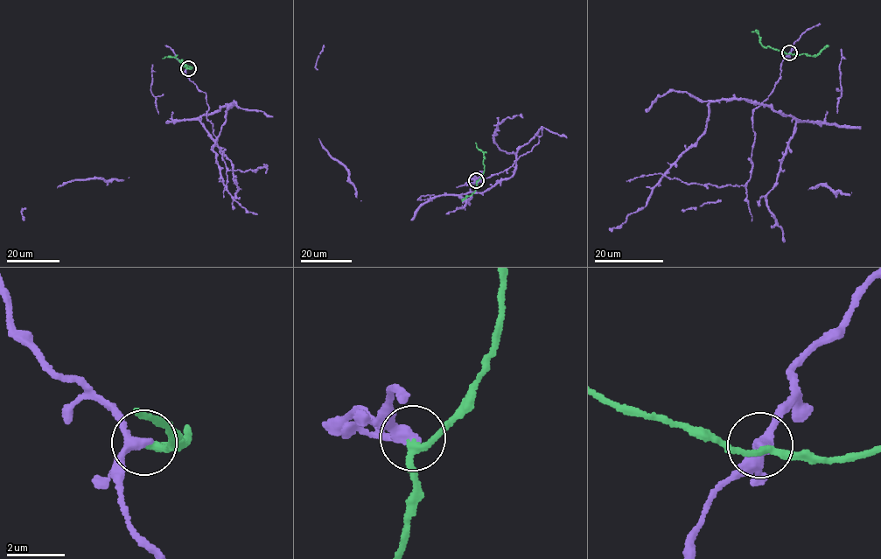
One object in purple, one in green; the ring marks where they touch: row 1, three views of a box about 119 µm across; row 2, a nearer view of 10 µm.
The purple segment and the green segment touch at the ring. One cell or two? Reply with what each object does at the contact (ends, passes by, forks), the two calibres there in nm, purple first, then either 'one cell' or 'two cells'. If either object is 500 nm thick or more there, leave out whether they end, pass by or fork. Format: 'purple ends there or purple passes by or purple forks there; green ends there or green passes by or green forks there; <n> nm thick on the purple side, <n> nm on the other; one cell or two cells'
purple passes by; green passes by; 320 nm thick on the purple side, 190 nm on the other; two cells

